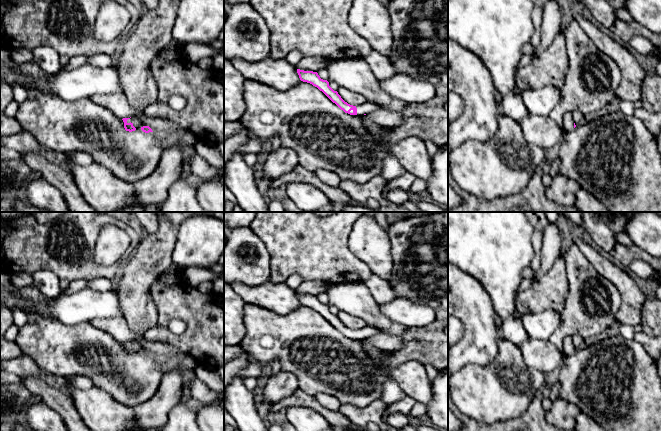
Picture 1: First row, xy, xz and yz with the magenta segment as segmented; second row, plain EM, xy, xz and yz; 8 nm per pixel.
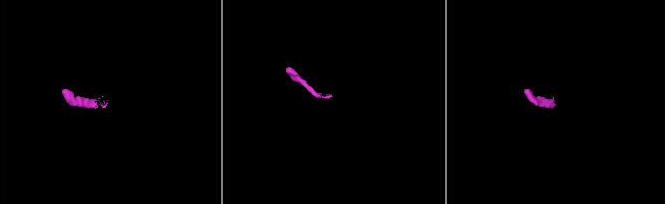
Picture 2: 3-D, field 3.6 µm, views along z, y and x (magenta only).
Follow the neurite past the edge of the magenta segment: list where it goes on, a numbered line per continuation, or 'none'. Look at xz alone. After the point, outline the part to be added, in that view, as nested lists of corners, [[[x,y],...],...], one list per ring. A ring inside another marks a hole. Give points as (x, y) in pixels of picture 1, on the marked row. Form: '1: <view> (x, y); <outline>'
1: xz (368, 107); [[[366,101],[365,103],[361,105],[357,105],[356,108],[357,108],[357,116],[370,114],[378,109],[382,109],[382,107],[379,106],[378,104],[373,102],[368,102],[368,101]]]

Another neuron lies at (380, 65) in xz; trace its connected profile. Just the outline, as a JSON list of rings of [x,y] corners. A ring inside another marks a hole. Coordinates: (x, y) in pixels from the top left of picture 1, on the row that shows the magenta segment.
[[[375,50],[365,57],[365,61],[378,81],[389,79],[396,74],[390,59]]]

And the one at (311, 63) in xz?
[[[308,56],[303,57],[301,61],[296,65],[297,69],[304,71],[318,72],[321,69],[326,68],[325,59],[320,56]]]

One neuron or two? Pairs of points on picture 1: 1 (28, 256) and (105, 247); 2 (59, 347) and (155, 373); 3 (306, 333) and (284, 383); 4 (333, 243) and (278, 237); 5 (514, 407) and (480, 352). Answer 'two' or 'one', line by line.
1: two
2: one
3: two
4: one
5: two

